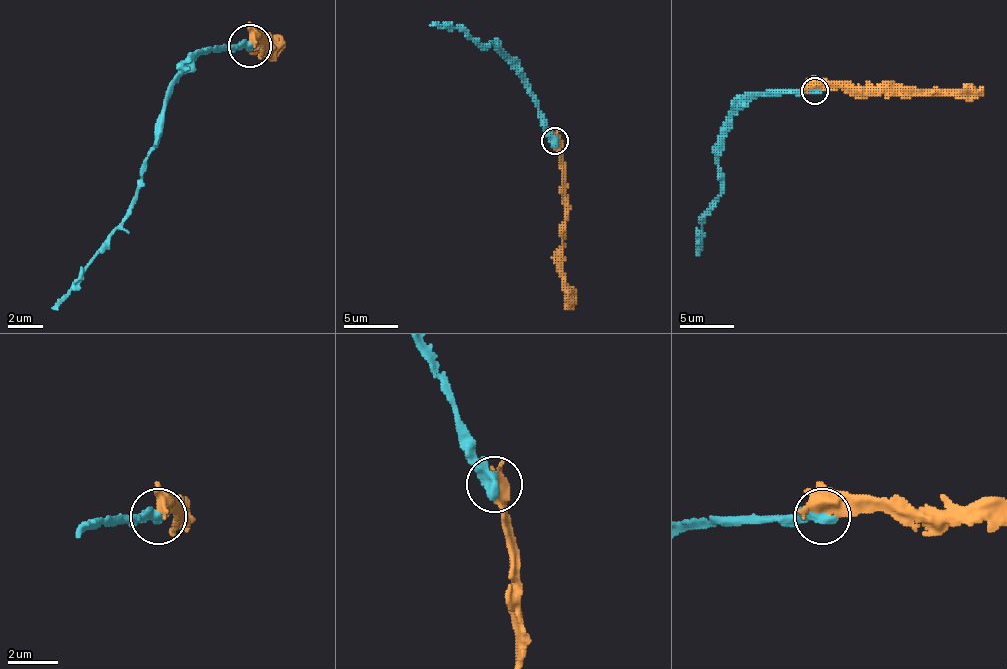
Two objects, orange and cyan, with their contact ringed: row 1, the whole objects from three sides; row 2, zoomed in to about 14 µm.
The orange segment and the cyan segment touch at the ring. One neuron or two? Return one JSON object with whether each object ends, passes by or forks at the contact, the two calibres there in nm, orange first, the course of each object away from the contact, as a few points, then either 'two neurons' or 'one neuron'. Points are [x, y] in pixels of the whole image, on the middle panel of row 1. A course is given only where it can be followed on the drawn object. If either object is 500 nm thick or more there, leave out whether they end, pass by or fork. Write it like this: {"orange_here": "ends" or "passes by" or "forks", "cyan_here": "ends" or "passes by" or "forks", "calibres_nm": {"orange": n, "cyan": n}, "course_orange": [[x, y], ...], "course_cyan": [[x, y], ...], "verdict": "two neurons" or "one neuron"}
{"orange_here": "passes by", "cyan_here": "ends", "calibres_nm": {"orange": 480, "cyan": 480}, "course_orange": [[554, 141], [562, 171], [562, 282], [568, 303], [573, 309]], "course_cyan": [[554, 141], [527, 82], [492, 44], [481, 47], [465, 30], [430, 25]], "verdict": "one neuron"}

